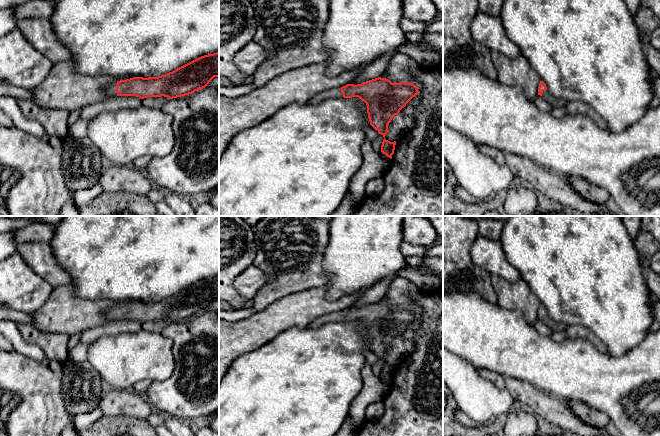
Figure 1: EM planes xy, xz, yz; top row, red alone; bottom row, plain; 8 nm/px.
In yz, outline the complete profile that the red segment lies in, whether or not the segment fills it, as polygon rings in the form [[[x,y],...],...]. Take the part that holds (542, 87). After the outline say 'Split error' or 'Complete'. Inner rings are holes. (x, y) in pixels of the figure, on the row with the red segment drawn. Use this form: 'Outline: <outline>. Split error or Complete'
Outline: [[[541,81],[538,87],[538,95],[540,95],[544,100],[550,103],[553,107],[564,107],[566,102],[562,99],[554,98],[547,90],[546,84]]]. Split error

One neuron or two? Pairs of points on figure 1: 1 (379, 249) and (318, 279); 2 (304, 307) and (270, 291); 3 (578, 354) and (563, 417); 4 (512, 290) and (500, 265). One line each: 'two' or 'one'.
1: two
2: two
3: two
4: two

